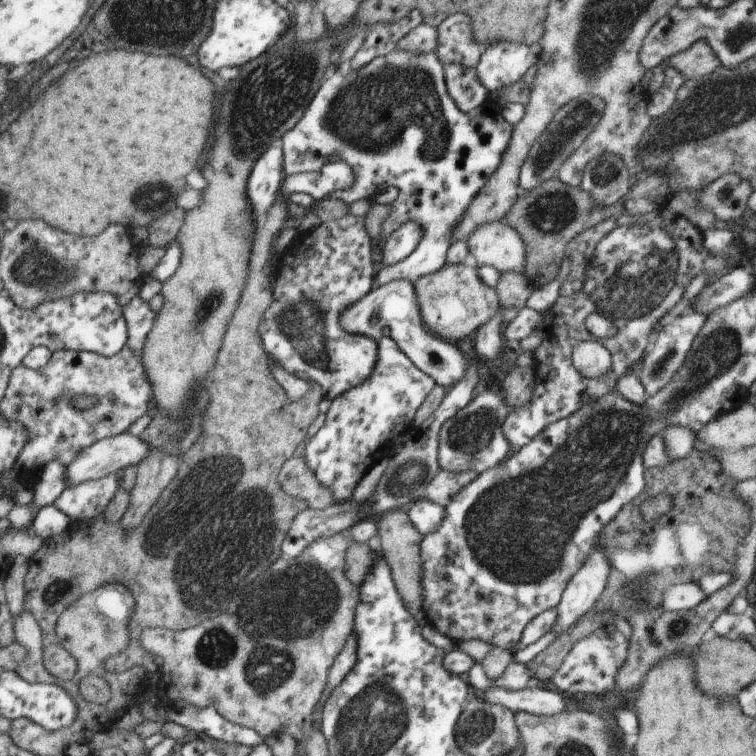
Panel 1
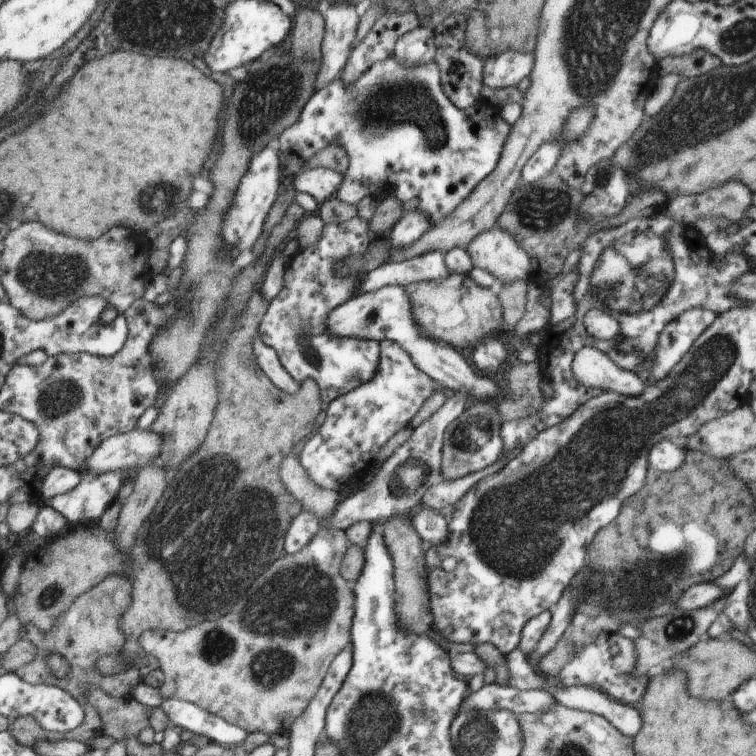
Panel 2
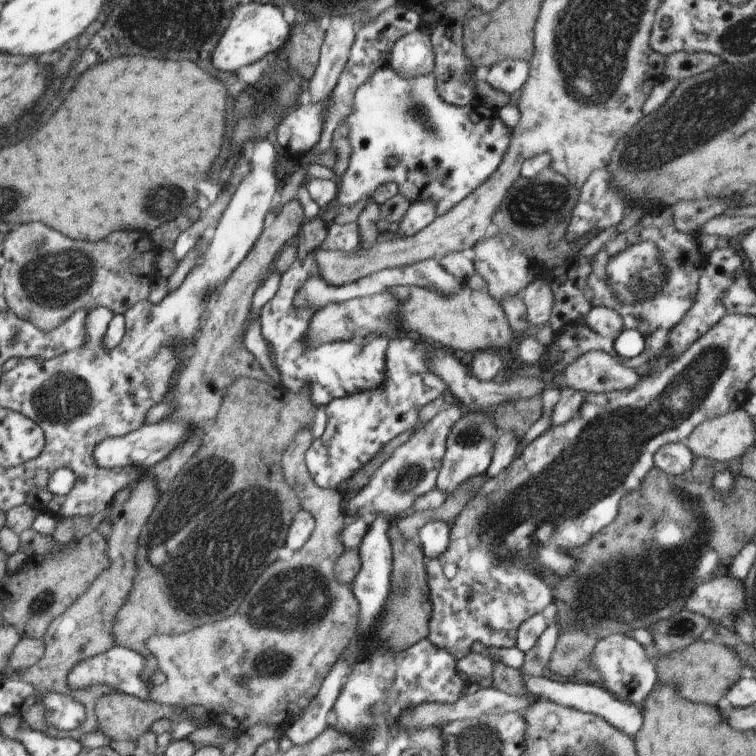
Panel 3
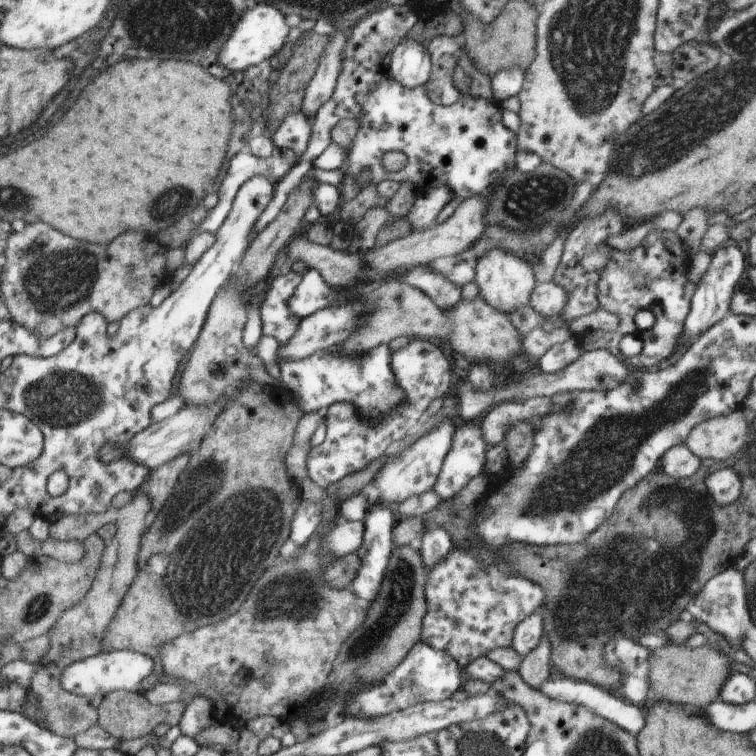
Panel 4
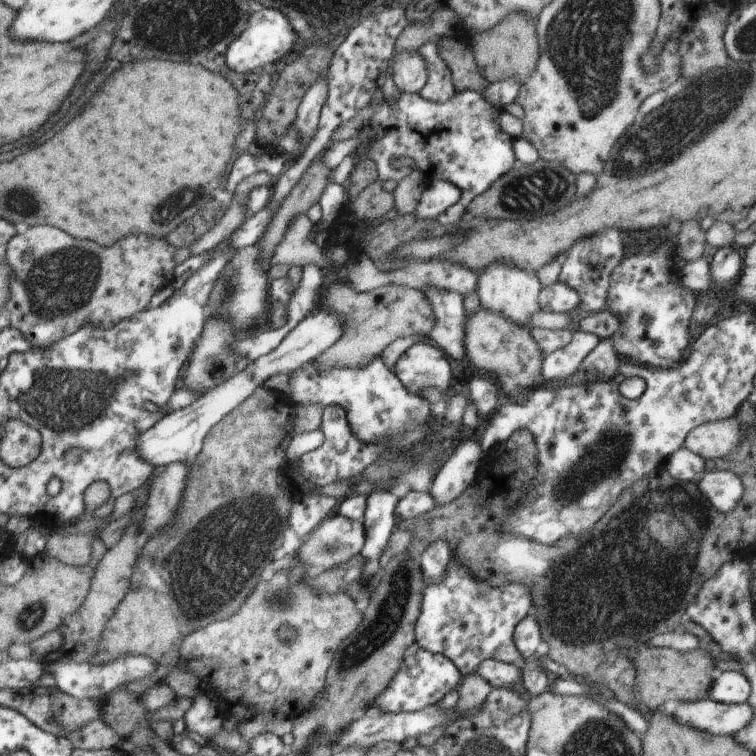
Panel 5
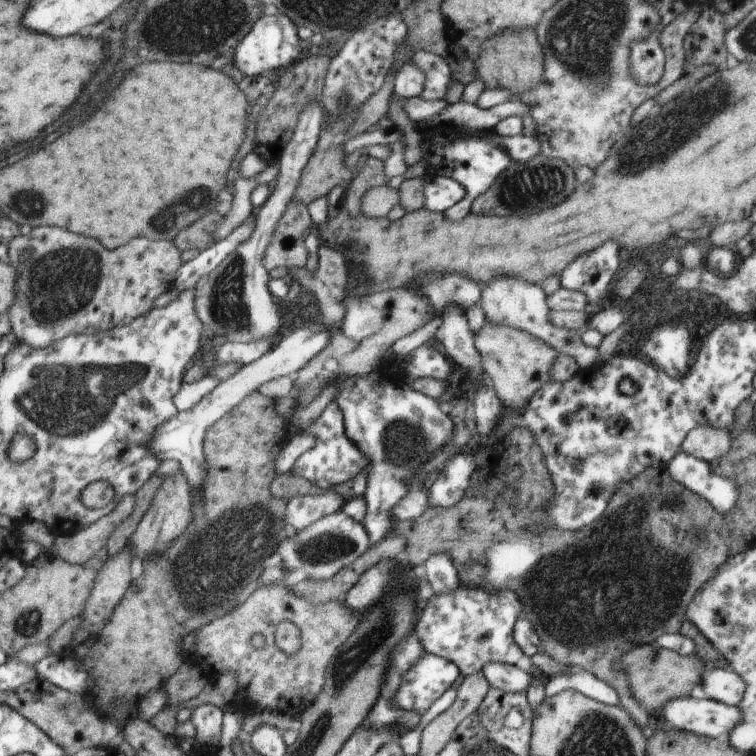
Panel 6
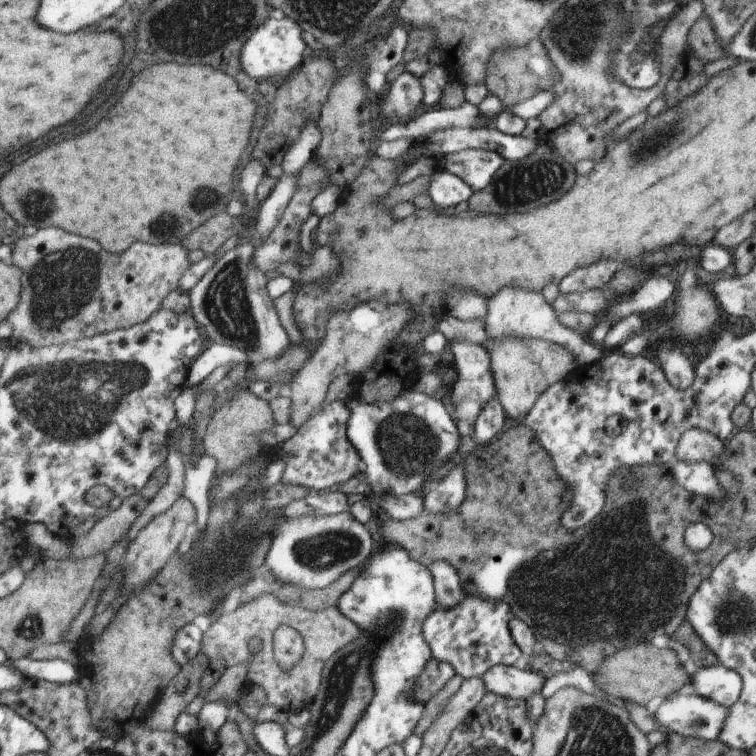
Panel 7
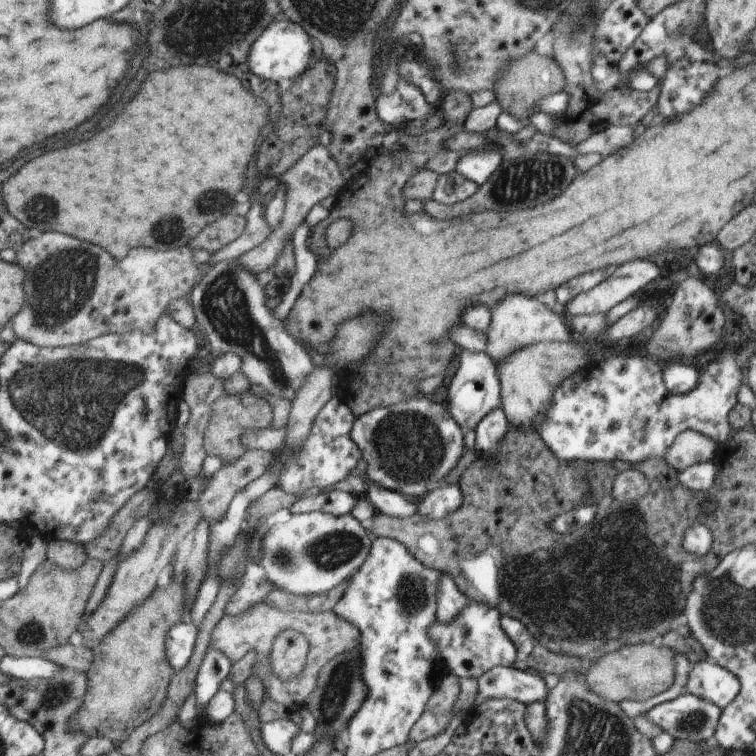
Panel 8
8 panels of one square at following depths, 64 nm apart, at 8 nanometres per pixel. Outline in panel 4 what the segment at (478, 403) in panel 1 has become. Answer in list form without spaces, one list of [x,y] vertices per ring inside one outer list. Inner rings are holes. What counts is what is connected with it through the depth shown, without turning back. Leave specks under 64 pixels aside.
[[[464,423],[463,426],[455,430],[453,433],[452,448],[450,448],[443,460],[432,490],[441,498],[441,502],[450,501],[474,476],[484,473],[488,448],[488,444],[484,442],[481,428],[478,428],[475,424]]]

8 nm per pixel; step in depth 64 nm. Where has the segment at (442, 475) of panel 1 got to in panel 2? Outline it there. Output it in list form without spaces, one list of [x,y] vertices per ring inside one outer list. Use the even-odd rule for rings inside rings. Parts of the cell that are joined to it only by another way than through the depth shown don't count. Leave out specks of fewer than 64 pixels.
[[[524,446],[514,448],[510,454],[506,454],[506,458],[499,458],[496,462],[488,466],[488,468],[484,468],[484,470],[472,472],[472,474],[455,481],[442,480],[440,483],[432,485],[424,493],[419,506],[439,511],[440,508],[448,506],[448,504],[458,502],[477,482],[486,476],[499,471],[500,468],[503,468],[509,462],[509,460],[518,456],[523,449]]]

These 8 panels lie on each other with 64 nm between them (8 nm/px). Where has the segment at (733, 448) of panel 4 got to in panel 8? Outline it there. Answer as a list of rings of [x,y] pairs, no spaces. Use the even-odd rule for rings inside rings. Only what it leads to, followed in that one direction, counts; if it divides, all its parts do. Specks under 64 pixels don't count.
[[[685,430],[676,435],[672,446],[665,452],[665,464],[678,471],[693,464],[712,461],[718,444],[705,434],[695,430]]]

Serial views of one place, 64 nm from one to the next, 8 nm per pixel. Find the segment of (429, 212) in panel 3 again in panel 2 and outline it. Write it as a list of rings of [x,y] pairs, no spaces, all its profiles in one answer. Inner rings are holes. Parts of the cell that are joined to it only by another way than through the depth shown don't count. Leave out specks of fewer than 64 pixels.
[[[420,209],[405,212],[389,232],[392,239],[391,247],[411,246],[431,225],[432,222],[428,213]]]

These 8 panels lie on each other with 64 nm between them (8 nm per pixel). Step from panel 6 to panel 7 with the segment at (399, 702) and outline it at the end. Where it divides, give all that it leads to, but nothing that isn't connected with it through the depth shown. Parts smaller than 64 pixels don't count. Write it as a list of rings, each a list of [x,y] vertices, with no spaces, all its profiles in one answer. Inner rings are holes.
[[[430,659],[421,672],[418,679],[419,687],[413,695],[425,706],[427,700],[435,695],[446,684],[452,676],[455,675],[455,670],[447,662]]]

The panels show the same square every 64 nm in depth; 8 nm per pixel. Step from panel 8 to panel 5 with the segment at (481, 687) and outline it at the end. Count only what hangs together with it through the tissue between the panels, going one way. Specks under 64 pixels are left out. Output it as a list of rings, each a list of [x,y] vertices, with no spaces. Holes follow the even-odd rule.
[[[486,659],[479,664],[477,672],[491,684],[493,689],[512,689],[523,684],[524,672],[512,663]]]

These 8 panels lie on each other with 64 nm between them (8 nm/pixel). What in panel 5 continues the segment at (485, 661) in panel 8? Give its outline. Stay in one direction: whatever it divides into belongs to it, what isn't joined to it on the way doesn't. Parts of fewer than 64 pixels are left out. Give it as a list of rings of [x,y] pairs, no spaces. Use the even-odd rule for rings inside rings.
[[[451,559],[443,581],[432,584],[421,600],[421,611],[415,624],[415,647],[422,647],[433,653],[438,653],[449,658],[456,668],[465,676],[477,672],[482,661],[494,659],[503,663],[512,663],[521,658],[520,651],[514,642],[514,630],[516,625],[529,614],[532,601],[529,589],[518,583],[506,583],[501,587],[488,586],[487,582],[475,578],[475,574],[469,572]]]

